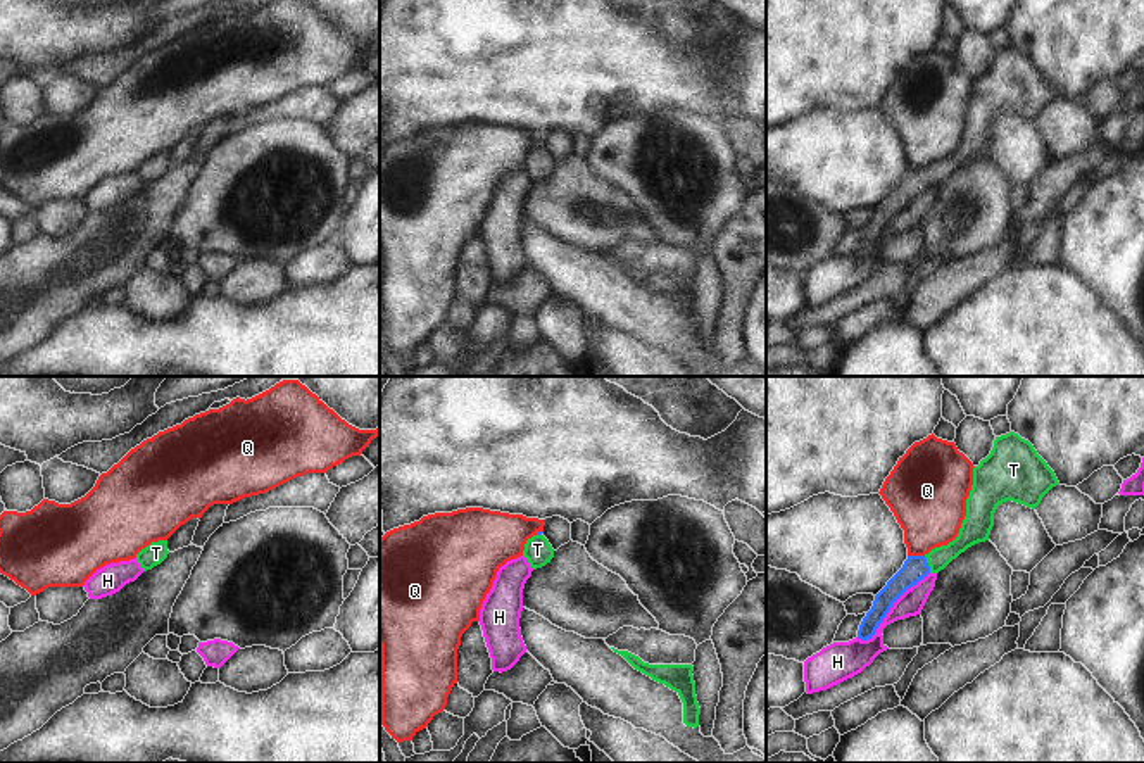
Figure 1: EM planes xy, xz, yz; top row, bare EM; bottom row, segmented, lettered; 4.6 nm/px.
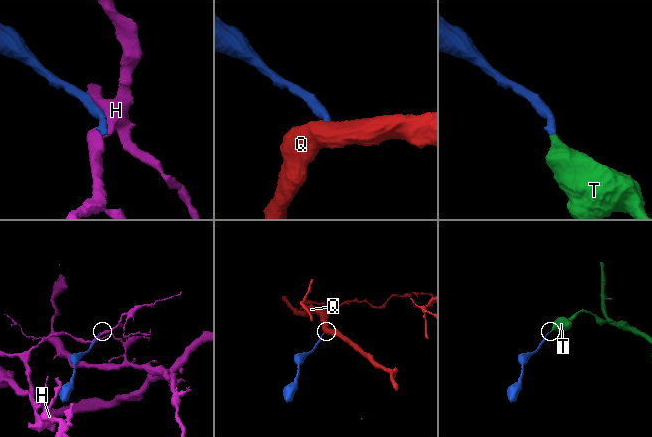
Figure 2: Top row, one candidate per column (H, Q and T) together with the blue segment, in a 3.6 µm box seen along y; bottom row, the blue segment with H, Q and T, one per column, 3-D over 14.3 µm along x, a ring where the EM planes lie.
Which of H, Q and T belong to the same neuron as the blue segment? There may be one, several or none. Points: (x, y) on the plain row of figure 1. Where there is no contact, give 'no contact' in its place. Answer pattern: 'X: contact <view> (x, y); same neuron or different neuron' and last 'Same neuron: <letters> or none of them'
H: contact yz (889, 223); different neuron
Q: contact yz (917, 170); different neuron
T: contact yz (927, 178); same neuron
Same neuron: T

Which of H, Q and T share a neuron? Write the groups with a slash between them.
H / Q / T

